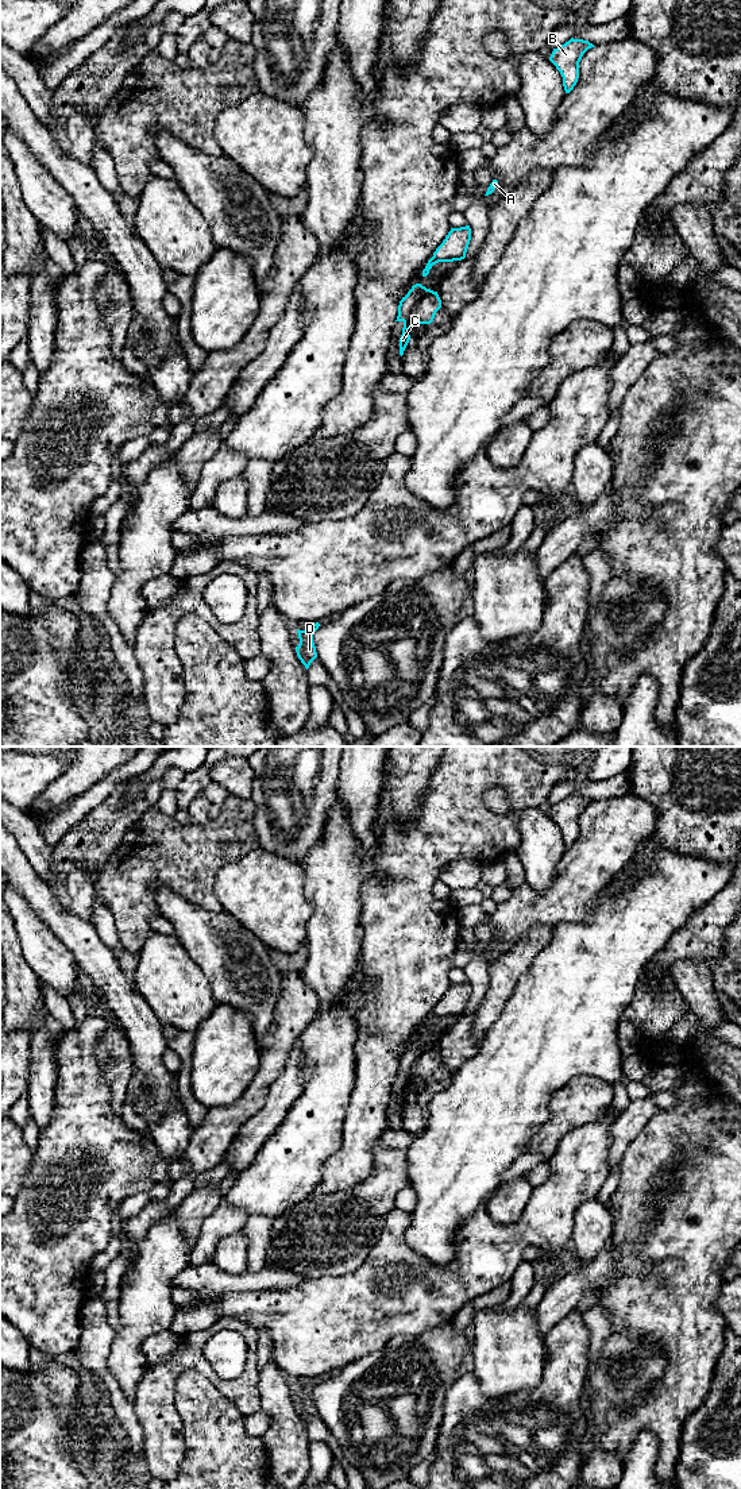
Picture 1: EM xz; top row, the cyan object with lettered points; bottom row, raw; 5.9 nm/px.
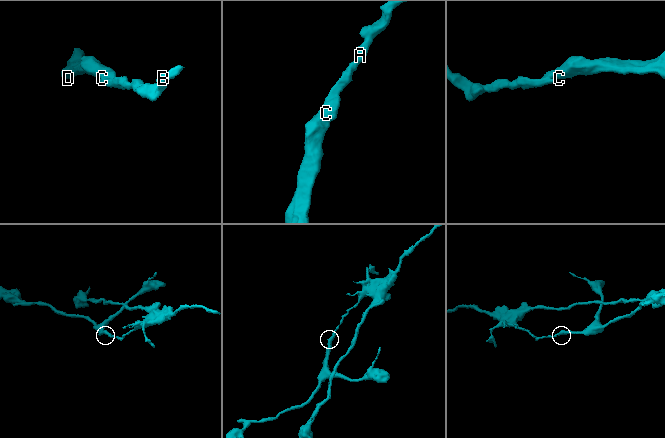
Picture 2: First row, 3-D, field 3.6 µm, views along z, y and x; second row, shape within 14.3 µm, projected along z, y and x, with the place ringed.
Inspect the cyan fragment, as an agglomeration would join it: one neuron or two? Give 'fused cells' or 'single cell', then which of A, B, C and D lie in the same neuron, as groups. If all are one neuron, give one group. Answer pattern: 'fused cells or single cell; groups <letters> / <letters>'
fused cells; groups A B / C D

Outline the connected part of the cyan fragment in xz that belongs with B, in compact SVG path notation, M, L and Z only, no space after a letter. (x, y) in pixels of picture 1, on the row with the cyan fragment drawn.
M571 38L564 45L553 49L549 61L556 66L563 77L563 86L566 93L570 93L579 78L579 62L583 54L595 47L588 40Z

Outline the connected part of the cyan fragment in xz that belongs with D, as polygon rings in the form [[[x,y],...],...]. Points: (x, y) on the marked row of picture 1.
[[[316,622],[308,630],[297,630],[300,644],[296,647],[296,652],[306,670],[309,668],[310,663],[317,657],[313,634],[319,629],[319,626],[320,624]]]

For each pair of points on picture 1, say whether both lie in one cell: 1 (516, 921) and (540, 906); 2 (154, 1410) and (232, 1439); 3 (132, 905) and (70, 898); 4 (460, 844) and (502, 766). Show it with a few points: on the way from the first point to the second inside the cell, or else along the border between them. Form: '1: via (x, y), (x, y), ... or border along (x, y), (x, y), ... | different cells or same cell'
1: via (521, 915), (529, 907), (535, 907) | same cell
2: border along (174, 1389), (174, 1407), (181, 1419), (186, 1451) | different cells
3: border along (103, 864), (93, 879), (95, 895) | different cells
4: via (460, 824), (460, 802), (482, 780) | same cell

